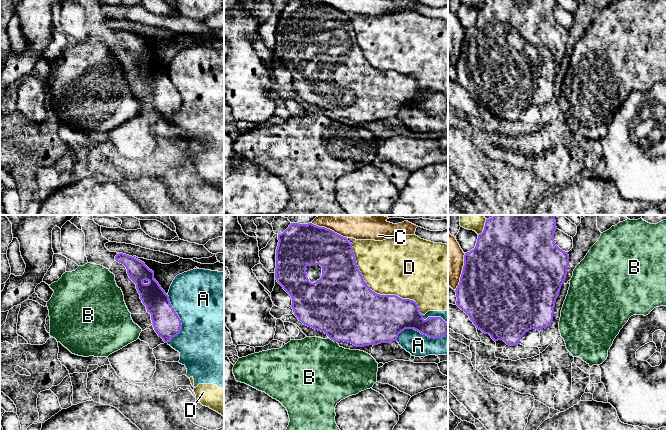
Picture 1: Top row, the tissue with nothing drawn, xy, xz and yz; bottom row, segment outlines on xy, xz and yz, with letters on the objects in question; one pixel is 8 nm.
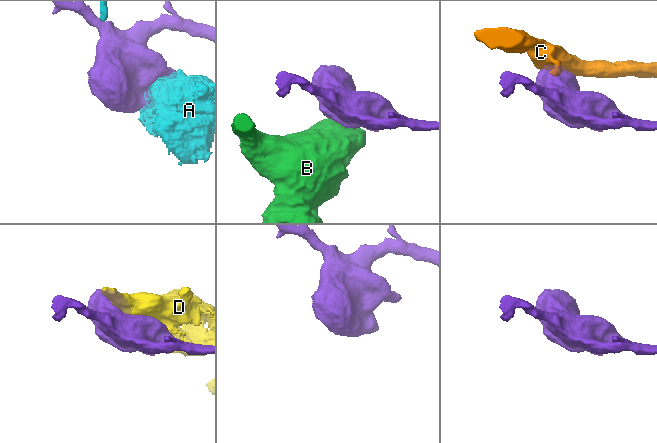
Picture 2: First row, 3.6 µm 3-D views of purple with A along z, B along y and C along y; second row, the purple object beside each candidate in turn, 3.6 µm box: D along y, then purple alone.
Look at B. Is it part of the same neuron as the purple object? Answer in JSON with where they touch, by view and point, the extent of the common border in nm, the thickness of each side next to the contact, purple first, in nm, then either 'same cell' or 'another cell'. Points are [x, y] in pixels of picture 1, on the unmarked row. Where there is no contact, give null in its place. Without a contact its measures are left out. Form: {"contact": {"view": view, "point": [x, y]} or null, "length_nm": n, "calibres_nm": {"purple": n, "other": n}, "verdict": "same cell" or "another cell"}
{"contact": {"view": "xz", "point": [333, 116]}, "length_nm": 90, "calibres_nm": {"purple": 460, "other": 480}, "verdict": "same cell"}

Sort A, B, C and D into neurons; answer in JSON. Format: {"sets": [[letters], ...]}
{"sets": [["A", "D"], ["B"], ["C"]]}

